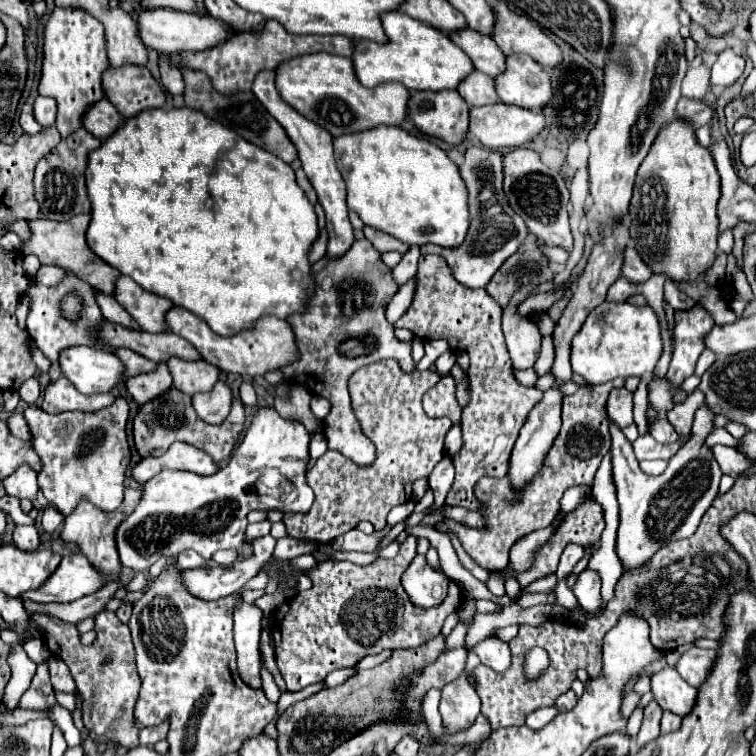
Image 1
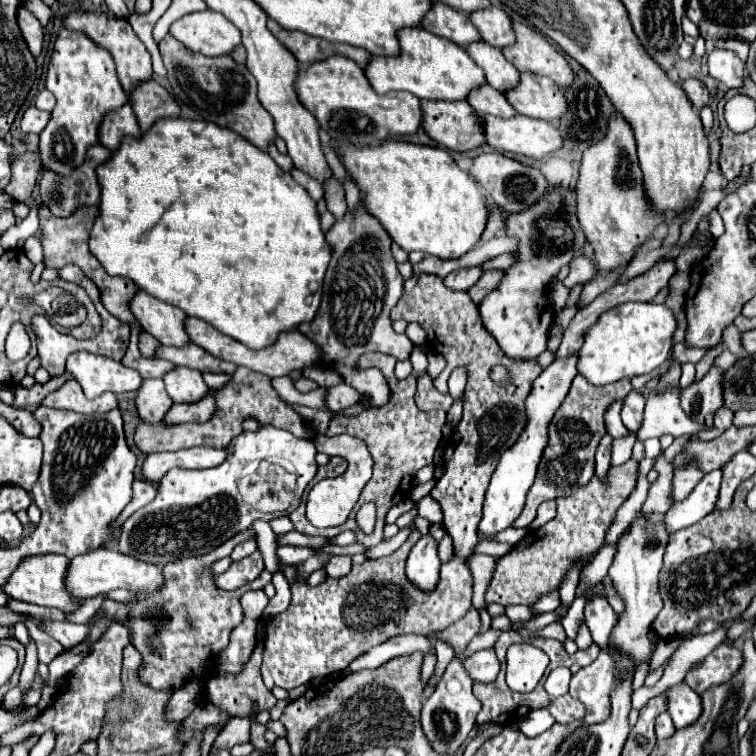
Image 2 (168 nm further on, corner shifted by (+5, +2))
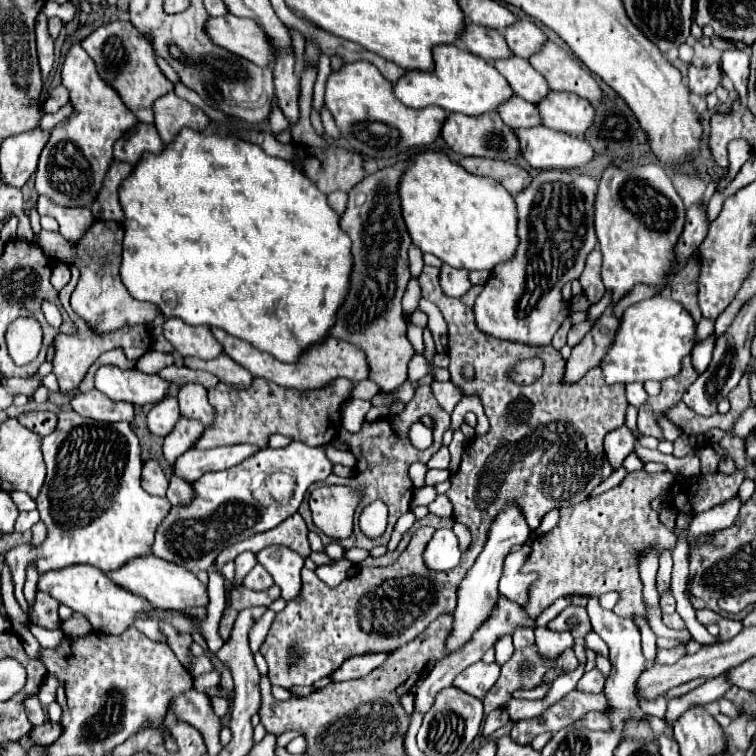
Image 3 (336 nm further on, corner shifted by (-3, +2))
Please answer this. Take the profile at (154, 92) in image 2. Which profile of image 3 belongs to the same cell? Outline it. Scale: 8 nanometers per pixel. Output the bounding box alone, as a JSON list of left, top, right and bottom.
[154,92,210,144]

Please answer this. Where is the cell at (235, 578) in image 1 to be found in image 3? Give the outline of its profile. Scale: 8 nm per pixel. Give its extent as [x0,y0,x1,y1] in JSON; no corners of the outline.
[244,564,274,590]

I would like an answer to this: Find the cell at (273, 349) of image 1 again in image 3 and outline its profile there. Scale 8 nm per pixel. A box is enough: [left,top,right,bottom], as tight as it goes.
[212,328,370,392]

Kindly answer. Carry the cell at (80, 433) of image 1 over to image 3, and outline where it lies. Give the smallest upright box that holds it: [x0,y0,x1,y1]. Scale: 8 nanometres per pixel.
[6,410,170,612]

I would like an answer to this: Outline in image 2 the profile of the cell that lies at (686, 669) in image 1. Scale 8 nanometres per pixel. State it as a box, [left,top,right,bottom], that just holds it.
[684,644,742,694]

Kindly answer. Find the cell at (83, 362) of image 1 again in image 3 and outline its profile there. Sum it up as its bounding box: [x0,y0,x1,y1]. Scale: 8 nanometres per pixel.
[96,366,170,406]

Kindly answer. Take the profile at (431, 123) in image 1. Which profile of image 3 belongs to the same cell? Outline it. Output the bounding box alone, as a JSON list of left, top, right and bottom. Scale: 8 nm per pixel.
[442,114,520,164]

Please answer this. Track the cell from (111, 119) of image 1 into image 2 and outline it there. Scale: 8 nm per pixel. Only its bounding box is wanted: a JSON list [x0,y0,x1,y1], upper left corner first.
[100,104,140,150]

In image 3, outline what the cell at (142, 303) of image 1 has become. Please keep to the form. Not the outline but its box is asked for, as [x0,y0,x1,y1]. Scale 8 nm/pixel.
[164,318,224,360]

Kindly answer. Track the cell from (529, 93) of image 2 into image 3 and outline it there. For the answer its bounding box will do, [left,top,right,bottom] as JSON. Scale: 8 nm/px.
[540,92,594,136]

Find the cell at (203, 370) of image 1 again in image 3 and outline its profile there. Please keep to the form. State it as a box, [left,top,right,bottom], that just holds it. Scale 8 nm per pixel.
[178,384,214,428]

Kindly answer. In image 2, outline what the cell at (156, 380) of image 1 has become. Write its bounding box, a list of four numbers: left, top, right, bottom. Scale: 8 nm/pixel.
[136,378,172,422]

